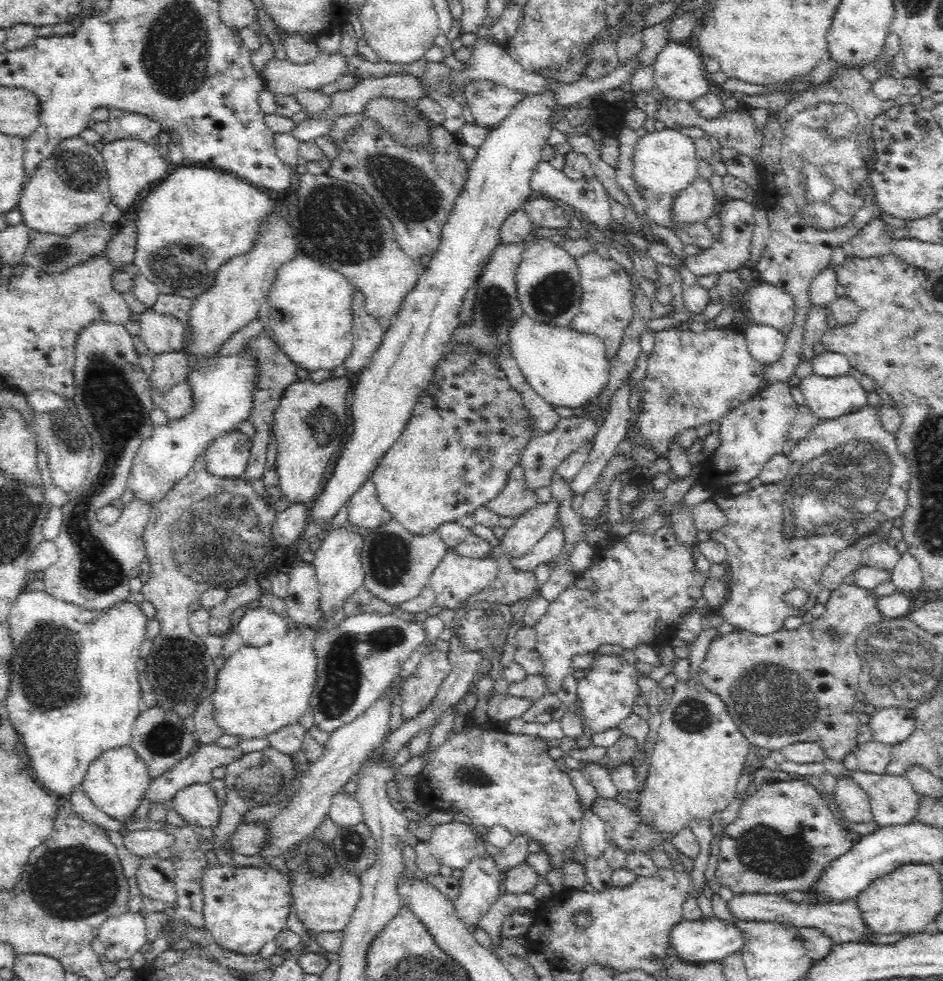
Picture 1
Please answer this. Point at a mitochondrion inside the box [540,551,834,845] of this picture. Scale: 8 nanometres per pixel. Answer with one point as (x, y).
(775, 700)

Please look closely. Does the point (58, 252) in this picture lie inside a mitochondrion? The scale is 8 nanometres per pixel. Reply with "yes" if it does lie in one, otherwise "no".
yes

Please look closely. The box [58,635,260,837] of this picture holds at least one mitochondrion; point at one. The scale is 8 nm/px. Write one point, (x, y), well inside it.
(165, 739)

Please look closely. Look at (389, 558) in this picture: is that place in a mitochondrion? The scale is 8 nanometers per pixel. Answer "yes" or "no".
yes

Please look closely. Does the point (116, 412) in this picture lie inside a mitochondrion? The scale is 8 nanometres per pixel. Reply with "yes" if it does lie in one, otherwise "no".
yes

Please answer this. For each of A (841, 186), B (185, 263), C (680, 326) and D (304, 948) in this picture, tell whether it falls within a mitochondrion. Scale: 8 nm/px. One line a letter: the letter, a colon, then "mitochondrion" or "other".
A: mitochondrion
B: mitochondrion
C: other
D: other

